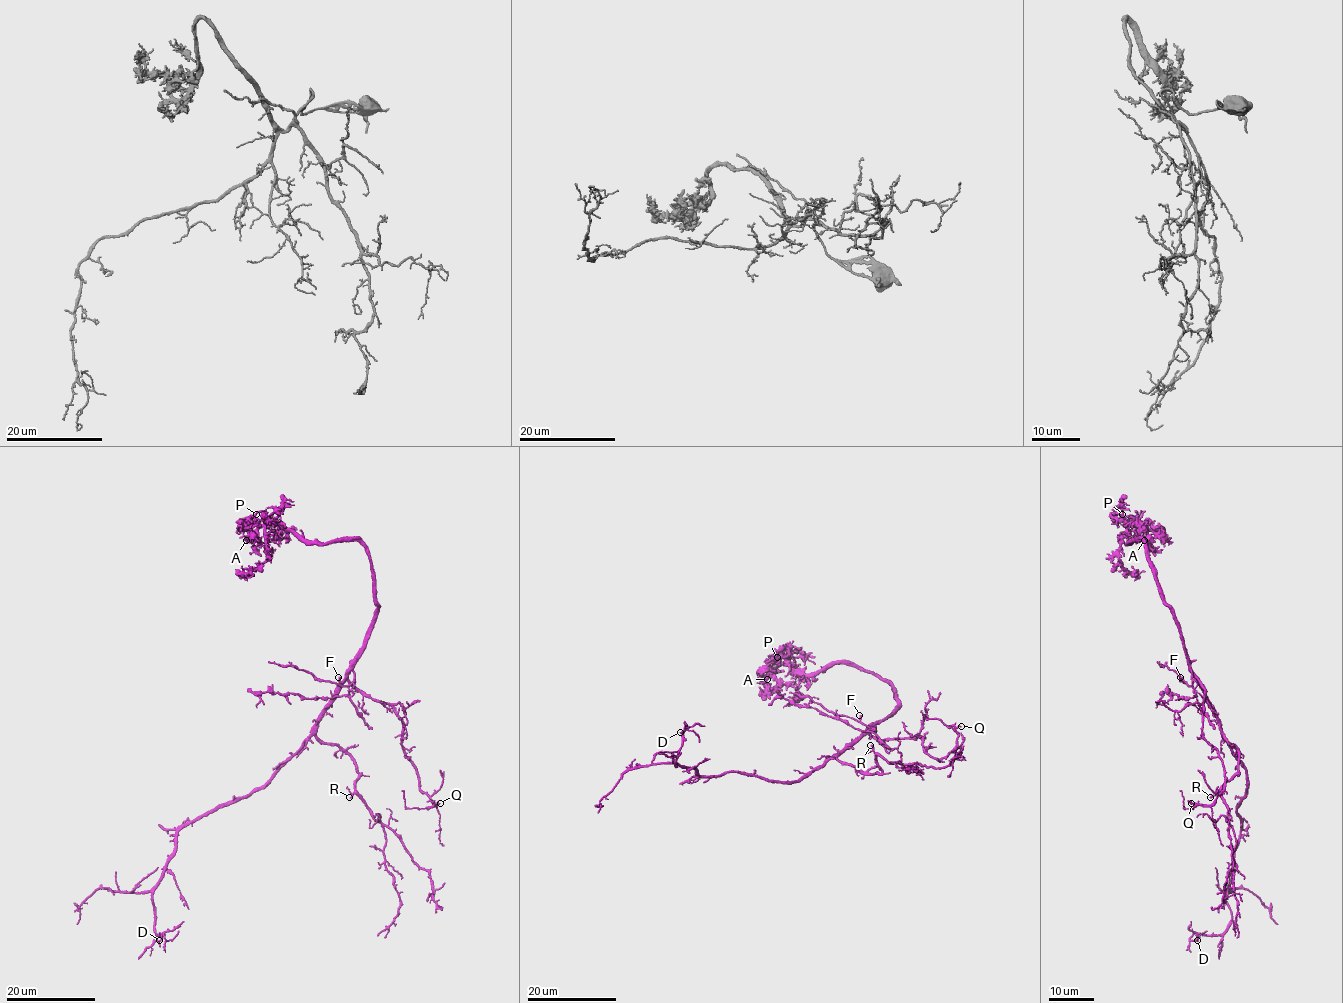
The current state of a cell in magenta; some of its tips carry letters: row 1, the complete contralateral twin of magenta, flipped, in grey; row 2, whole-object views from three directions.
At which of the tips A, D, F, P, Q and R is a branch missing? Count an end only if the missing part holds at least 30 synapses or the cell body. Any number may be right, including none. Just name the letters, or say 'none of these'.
none of these

